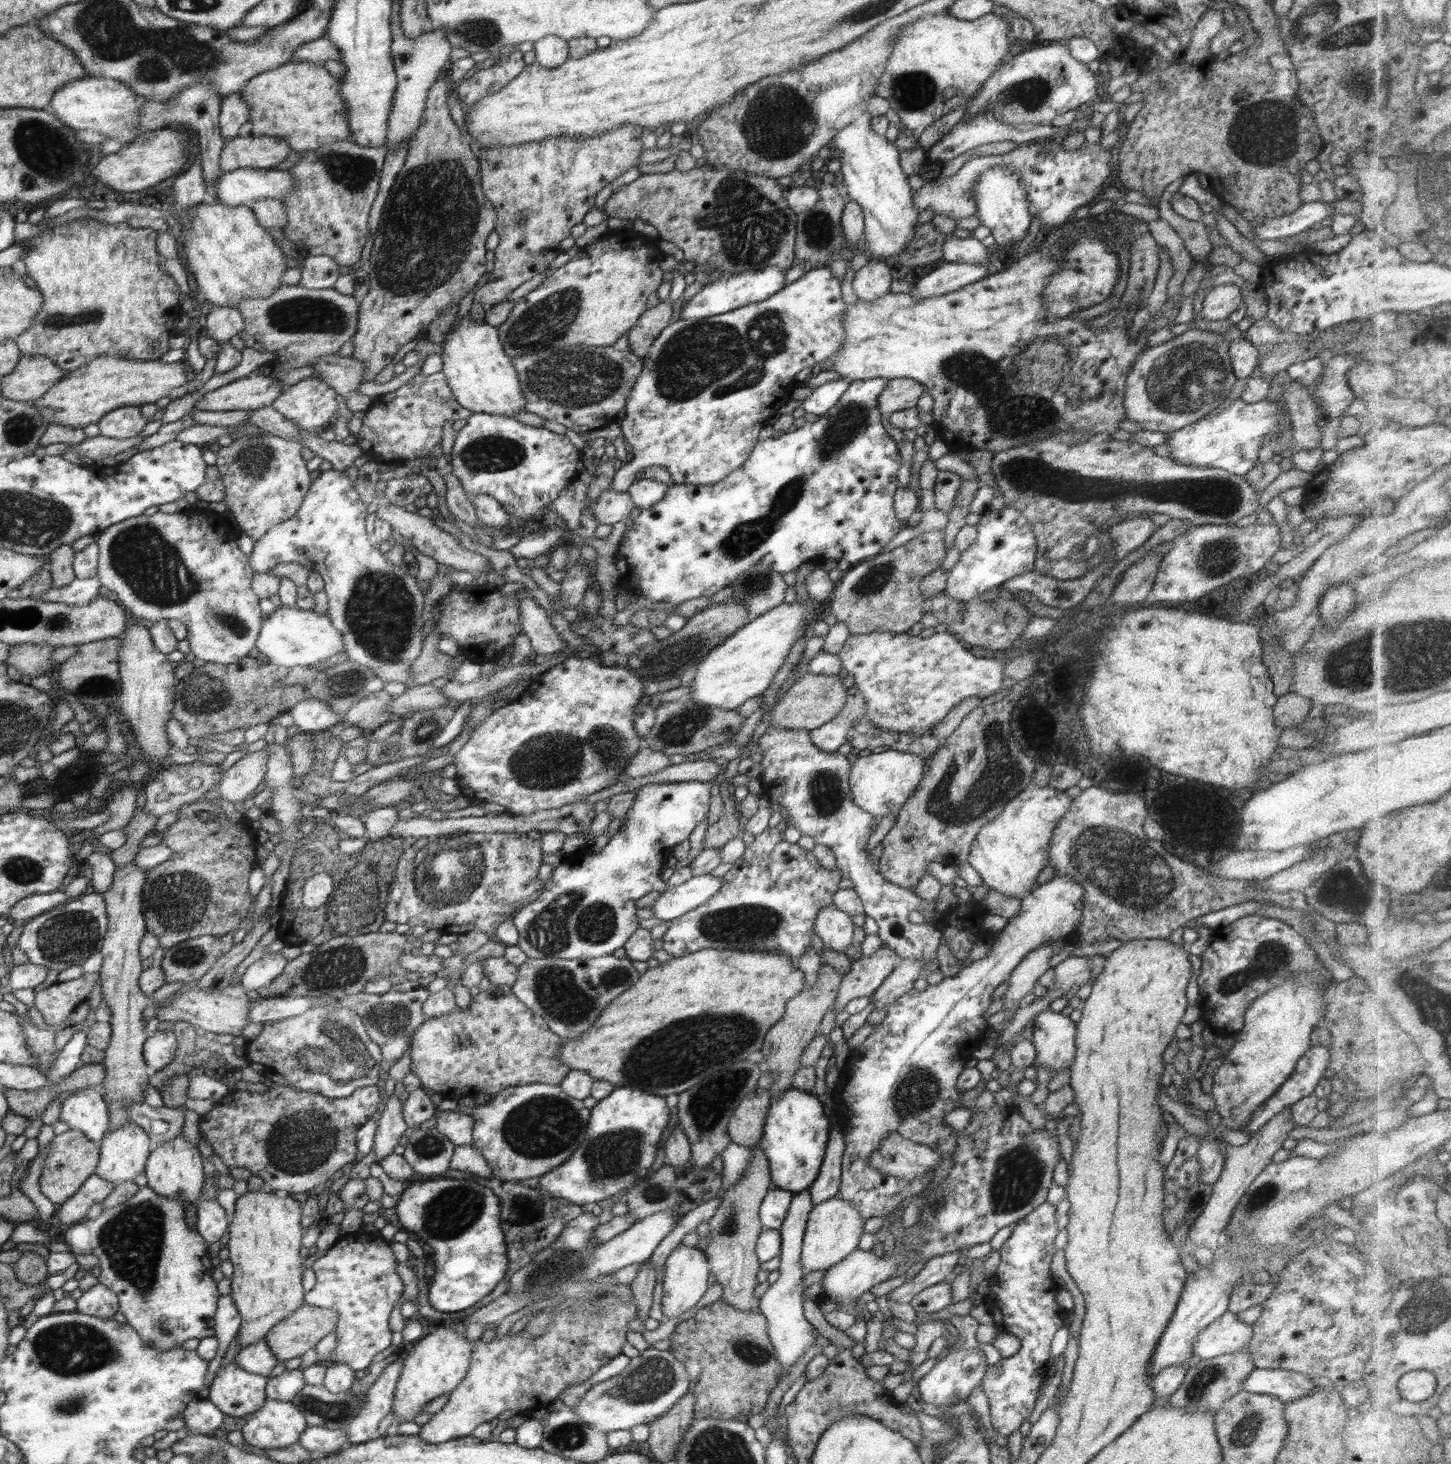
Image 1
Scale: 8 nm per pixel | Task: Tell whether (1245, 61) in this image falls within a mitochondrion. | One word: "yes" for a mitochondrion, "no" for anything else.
no

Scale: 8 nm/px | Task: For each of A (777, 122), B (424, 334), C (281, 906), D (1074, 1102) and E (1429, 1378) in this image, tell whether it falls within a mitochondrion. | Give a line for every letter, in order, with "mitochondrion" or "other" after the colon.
A: mitochondrion
B: other
C: other
D: other
E: other

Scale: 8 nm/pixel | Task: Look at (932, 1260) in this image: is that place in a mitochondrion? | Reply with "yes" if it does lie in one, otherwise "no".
no

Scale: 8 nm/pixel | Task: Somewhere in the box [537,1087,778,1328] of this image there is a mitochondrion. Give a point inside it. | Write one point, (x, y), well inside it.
(612, 1155)

